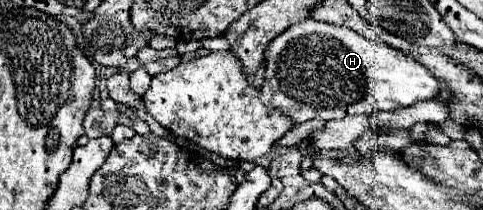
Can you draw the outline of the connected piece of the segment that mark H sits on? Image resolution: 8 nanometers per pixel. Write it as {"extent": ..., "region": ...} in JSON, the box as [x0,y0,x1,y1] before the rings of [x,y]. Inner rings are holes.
{"extent":[142,18,438,162],"region":[[[312,18],[298,22],[276,36],[266,48],[264,62],[264,84],[258,90],[248,82],[240,60],[230,50],[210,52],[186,64],[178,64],[170,72],[154,76],[152,86],[142,96],[144,106],[152,118],[174,136],[186,138],[188,142],[208,152],[236,162],[254,162],[256,158],[264,156],[270,150],[272,142],[284,136],[294,124],[306,120],[328,122],[334,118],[344,118],[348,114],[364,114],[370,112],[370,106],[374,110],[398,110],[422,100],[432,100],[438,94],[438,80],[410,54],[388,44],[376,44],[346,26],[318,22]]]}

